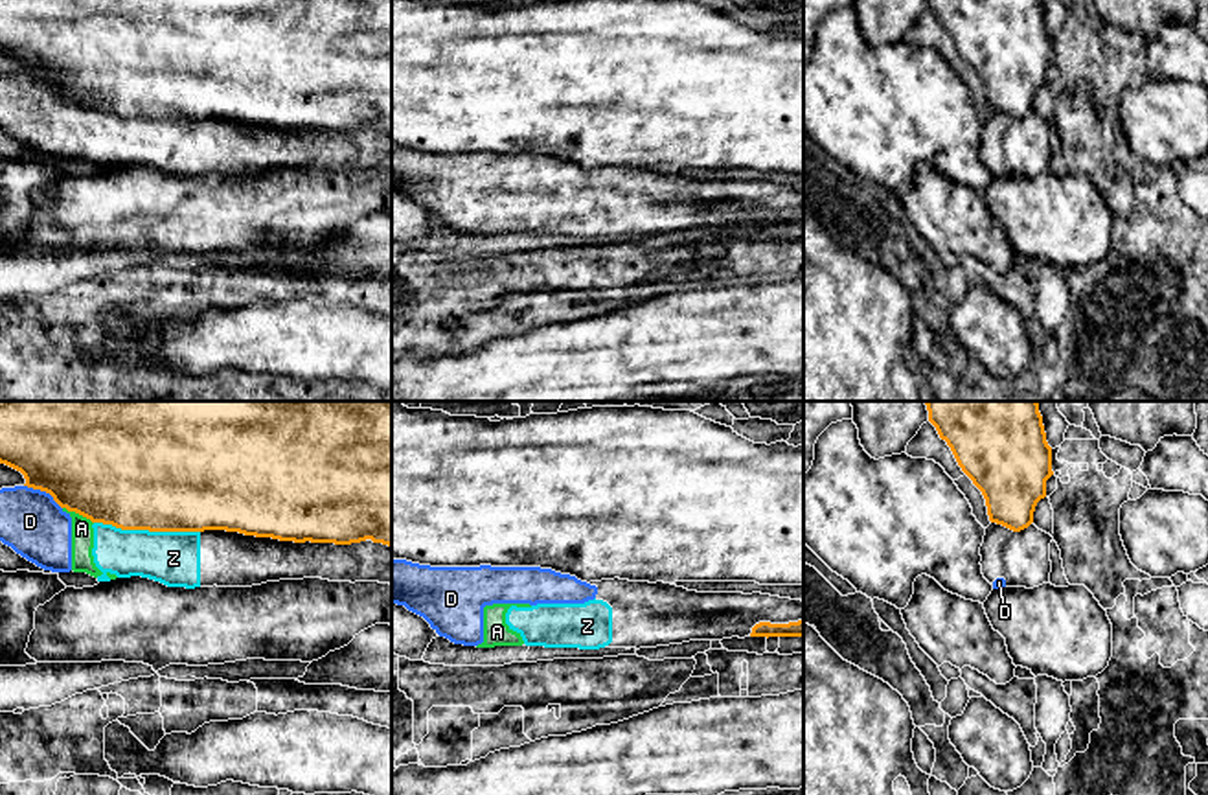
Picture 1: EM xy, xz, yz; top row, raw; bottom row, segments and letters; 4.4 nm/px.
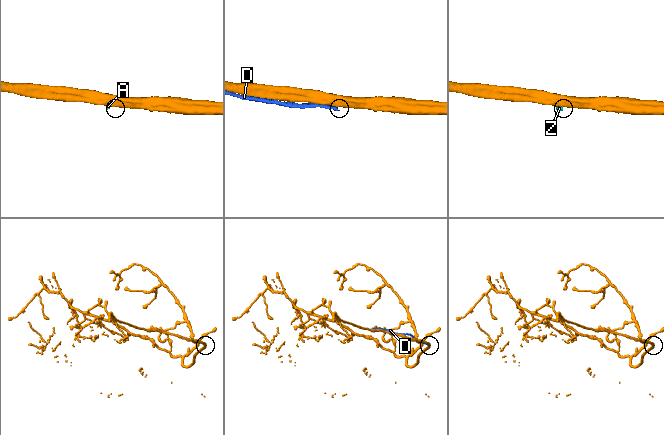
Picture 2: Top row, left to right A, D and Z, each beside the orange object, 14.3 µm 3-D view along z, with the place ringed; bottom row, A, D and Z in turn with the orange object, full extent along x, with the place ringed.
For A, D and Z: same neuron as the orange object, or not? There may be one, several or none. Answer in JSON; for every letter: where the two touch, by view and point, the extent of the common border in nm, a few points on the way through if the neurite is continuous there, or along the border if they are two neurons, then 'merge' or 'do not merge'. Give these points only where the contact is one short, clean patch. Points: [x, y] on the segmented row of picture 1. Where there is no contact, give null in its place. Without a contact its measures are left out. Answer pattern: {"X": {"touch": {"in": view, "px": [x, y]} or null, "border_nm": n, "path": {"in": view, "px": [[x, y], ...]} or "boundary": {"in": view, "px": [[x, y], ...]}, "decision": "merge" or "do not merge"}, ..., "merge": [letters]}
{"A": {"touch": {"in": "xy", "px": [78, 512]}, "border_nm": 150, "boundary": {"in": "xy", "px": [[63, 506], [85, 516], [92, 523]]}, "decision": "do not merge"}, "D": {"touch": {"in": "xy", "px": [45, 490]}, "border_nm": 200, "decision": "do not merge"}, "Z": {"touch": {"in": "xy", "px": [148, 529]}, "border_nm": 460, "boundary": {"in": "xy", "px": [[94, 521], [122, 529], [199, 532]]}, "decision": "do not merge"}, "merge": []}

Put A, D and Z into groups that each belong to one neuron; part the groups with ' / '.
A D Z

